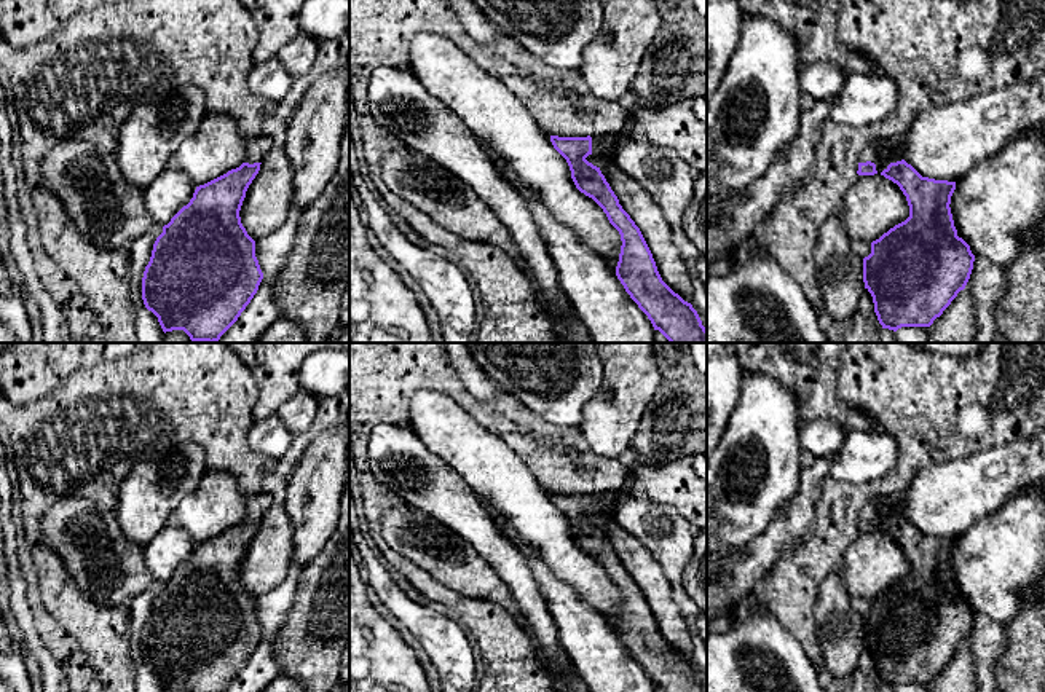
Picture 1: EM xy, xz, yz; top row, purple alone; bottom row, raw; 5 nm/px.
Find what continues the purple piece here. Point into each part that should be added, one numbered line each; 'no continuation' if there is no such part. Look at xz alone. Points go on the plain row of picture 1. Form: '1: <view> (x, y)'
1: xz (603, 504)

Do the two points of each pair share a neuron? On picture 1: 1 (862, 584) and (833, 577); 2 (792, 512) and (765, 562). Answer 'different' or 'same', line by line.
1: different
2: same

